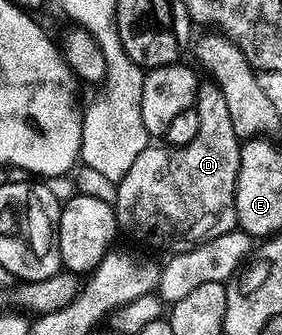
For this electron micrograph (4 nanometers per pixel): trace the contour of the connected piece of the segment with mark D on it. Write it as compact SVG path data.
M211 82L201 83L196 92L195 110L198 114L198 138L181 148L163 146L164 148L155 148L155 146L146 147L142 150L130 170L126 171L125 176L115 185L116 200L114 207L116 209L116 222L121 233L129 232L136 240L145 240L152 248L165 248L165 253L175 254L185 252L191 248L197 248L199 244L210 242L222 234L233 231L237 227L236 223L236 183L238 182L238 166L240 165L240 146L241 137L234 134L234 125L230 123L230 109L226 106L226 98L222 98L222 92L218 90L216 84Z

